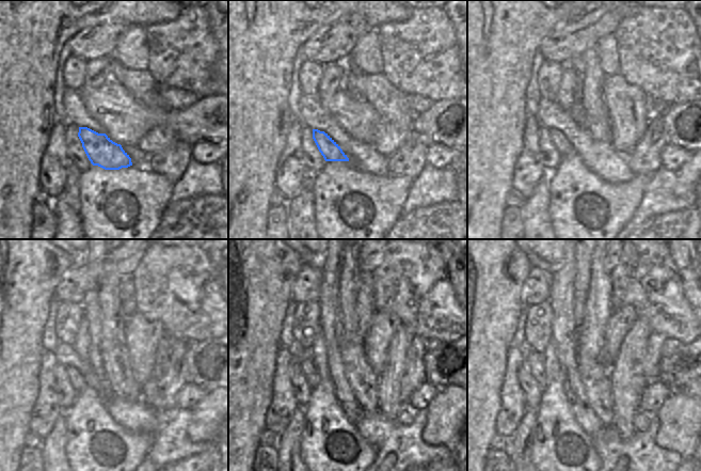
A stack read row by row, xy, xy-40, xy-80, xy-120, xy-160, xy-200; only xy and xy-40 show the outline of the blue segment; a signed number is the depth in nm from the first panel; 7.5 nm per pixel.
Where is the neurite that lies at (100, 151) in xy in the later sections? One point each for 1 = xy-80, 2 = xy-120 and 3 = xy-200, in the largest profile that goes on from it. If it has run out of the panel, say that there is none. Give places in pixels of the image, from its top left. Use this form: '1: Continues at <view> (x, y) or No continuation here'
1: Continues at xy-80 (561, 143)
2: Continues at xy-120 (77, 380)
3: Continues at xy-200 (532, 361)

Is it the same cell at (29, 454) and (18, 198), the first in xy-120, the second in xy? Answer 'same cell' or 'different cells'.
different cells

